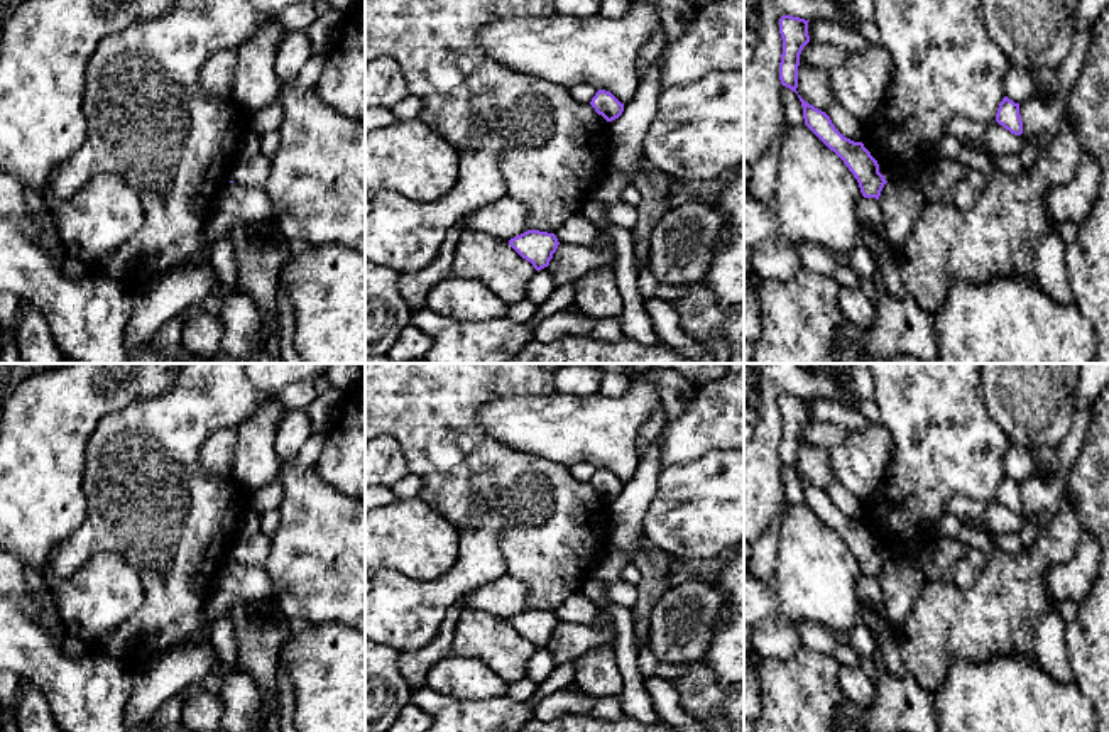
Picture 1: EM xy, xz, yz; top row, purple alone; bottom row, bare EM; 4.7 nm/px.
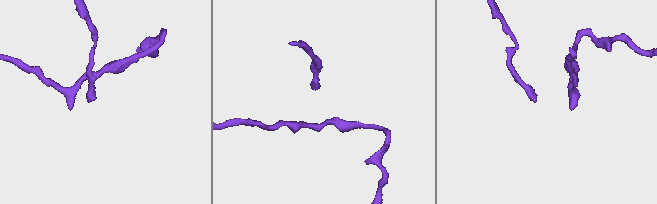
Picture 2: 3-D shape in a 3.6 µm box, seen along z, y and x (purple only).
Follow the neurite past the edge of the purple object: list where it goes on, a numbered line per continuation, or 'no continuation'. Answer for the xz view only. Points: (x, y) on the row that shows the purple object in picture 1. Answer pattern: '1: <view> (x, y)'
no continuation

